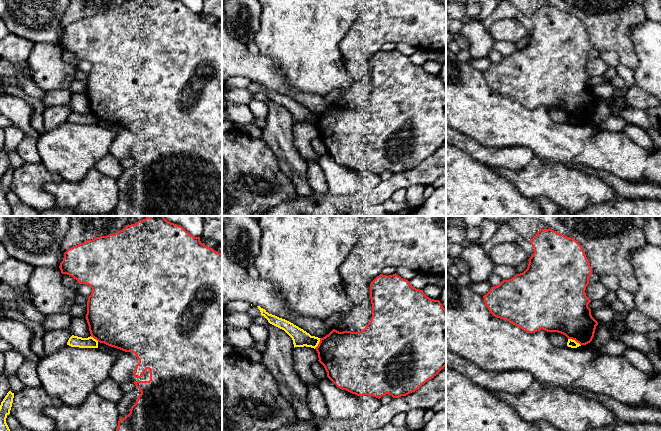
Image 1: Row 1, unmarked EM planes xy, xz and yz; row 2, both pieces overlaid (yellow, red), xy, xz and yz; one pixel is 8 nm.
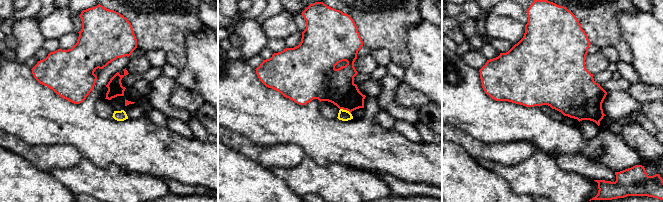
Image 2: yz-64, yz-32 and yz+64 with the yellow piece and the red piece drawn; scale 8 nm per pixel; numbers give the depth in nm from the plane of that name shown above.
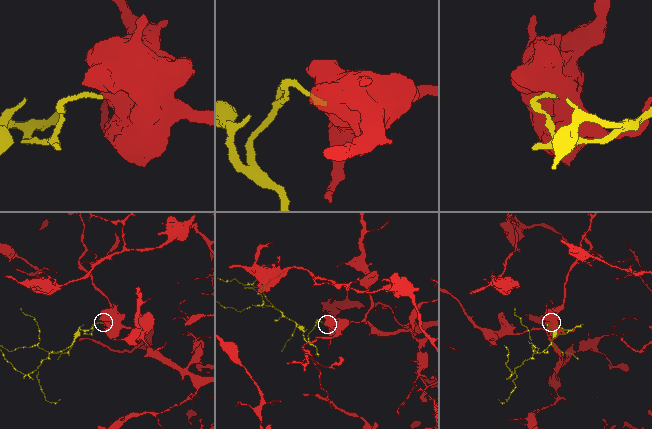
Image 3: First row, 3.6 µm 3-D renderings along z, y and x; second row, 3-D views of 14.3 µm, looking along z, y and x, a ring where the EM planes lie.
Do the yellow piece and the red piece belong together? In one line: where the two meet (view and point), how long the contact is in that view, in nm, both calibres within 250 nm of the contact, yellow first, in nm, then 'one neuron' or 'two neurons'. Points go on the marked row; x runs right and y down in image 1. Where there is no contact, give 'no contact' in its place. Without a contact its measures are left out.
yz (574, 340) | 120 nm | 70/360 nm | two neurons

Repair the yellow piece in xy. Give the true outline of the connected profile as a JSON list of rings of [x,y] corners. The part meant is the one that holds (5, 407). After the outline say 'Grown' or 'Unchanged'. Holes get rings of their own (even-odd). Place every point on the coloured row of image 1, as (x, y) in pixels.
[[[9,391],[0,405],[0,431],[10,431],[6,418],[10,414],[14,398],[14,393]]]. Unchanged

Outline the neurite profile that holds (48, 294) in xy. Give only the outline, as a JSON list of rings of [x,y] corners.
[[[34,267],[27,283],[33,306],[44,315],[69,314],[77,291],[62,282],[60,268]]]

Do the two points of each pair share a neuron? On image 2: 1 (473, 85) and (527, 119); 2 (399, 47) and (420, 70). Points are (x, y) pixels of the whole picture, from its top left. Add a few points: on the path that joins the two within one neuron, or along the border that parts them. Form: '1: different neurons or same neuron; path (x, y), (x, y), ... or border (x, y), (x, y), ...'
1: same neuron; path (482, 100), (501, 119), (512, 119)
2: different neurons; border (407, 37), (410, 64), (405, 69)

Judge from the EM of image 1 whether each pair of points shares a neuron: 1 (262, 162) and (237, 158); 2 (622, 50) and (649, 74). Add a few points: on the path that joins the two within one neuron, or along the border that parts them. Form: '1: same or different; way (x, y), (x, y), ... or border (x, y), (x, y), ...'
1: same; way (256, 162), (243, 162)
2: different; border (631, 40), (637, 59), (637, 67), (634, 70)

